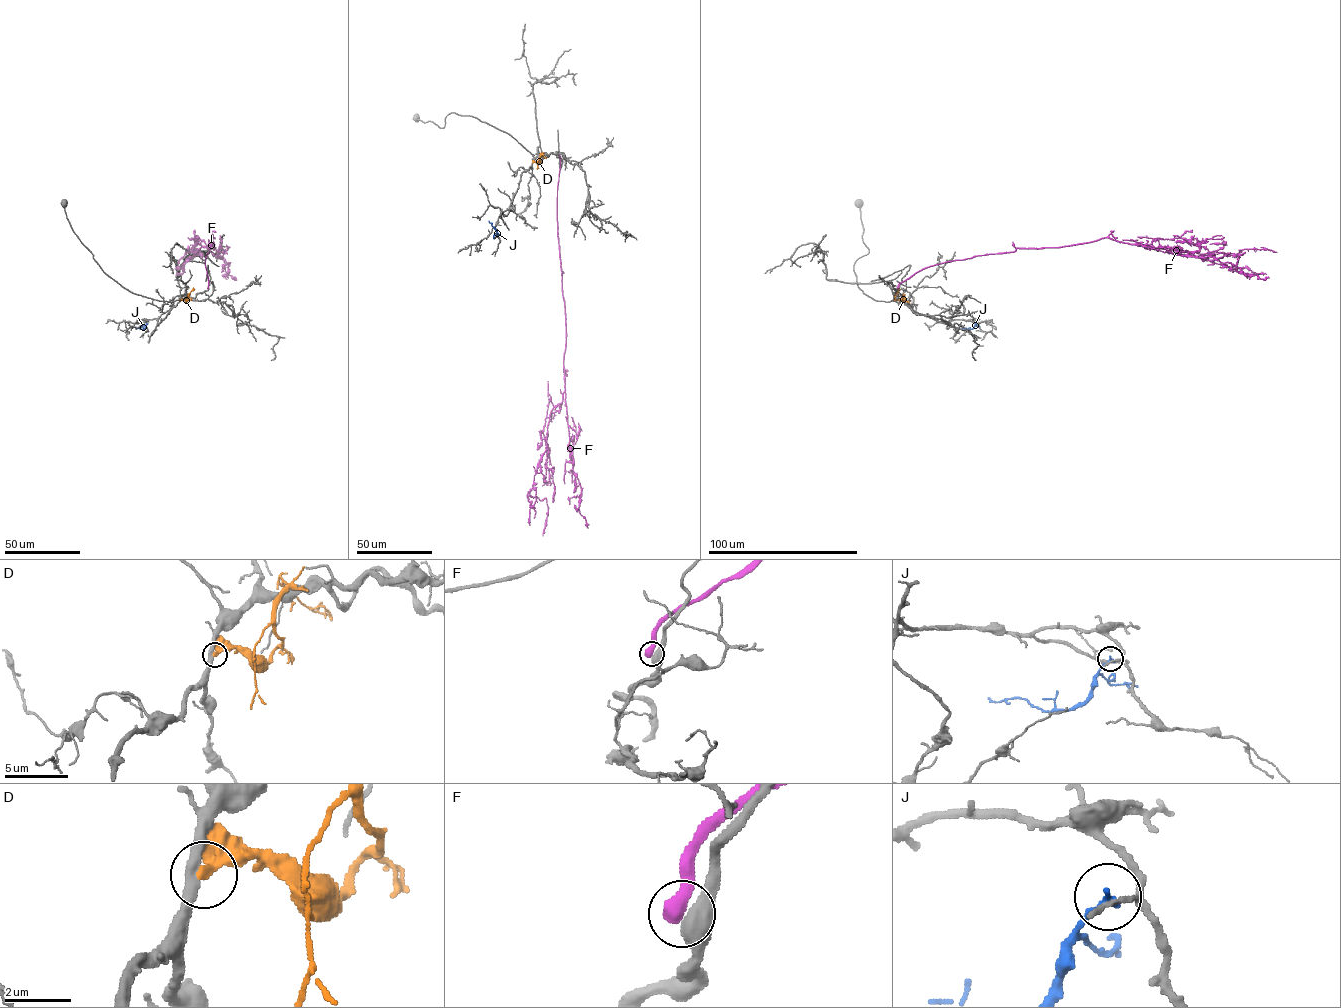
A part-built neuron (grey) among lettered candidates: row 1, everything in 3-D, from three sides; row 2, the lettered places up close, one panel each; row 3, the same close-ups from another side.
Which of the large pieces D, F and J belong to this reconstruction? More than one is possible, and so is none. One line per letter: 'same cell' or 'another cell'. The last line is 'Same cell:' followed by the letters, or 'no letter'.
D: another cell
F: another cell
J: another cell
Same cell: no letter

